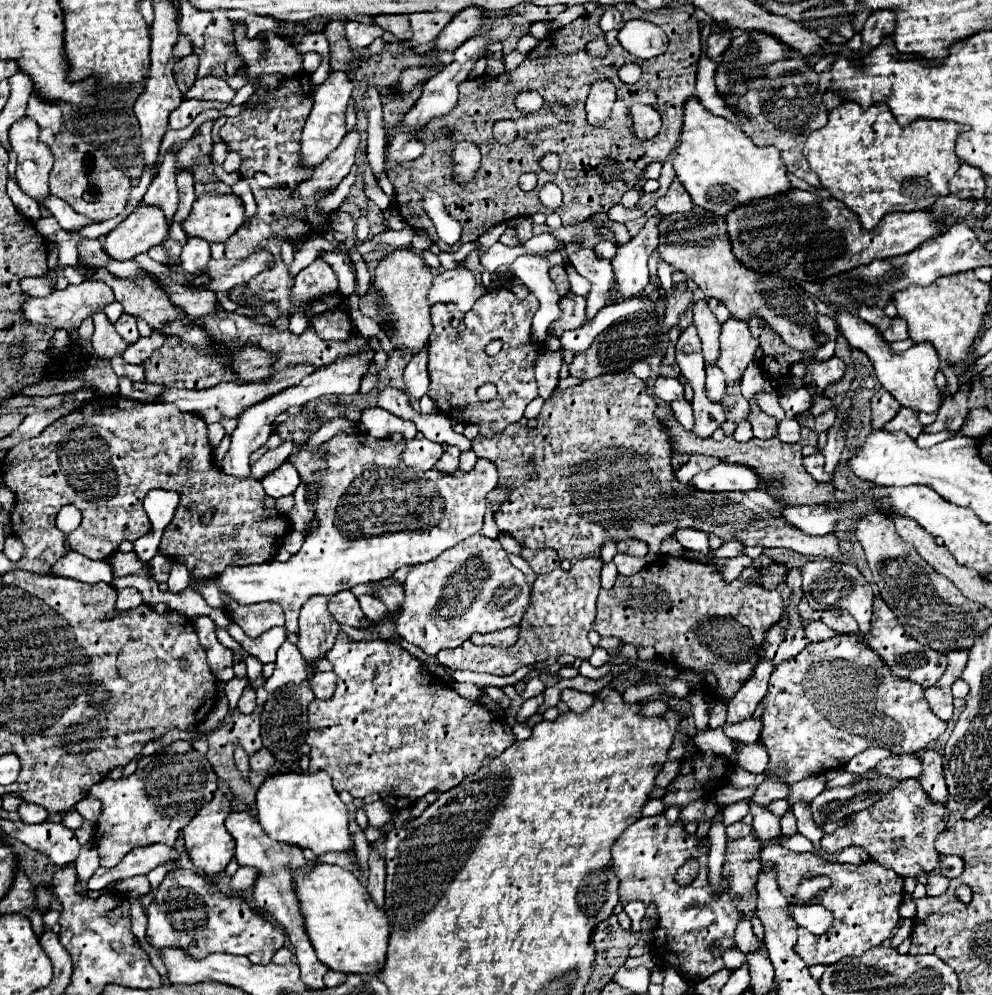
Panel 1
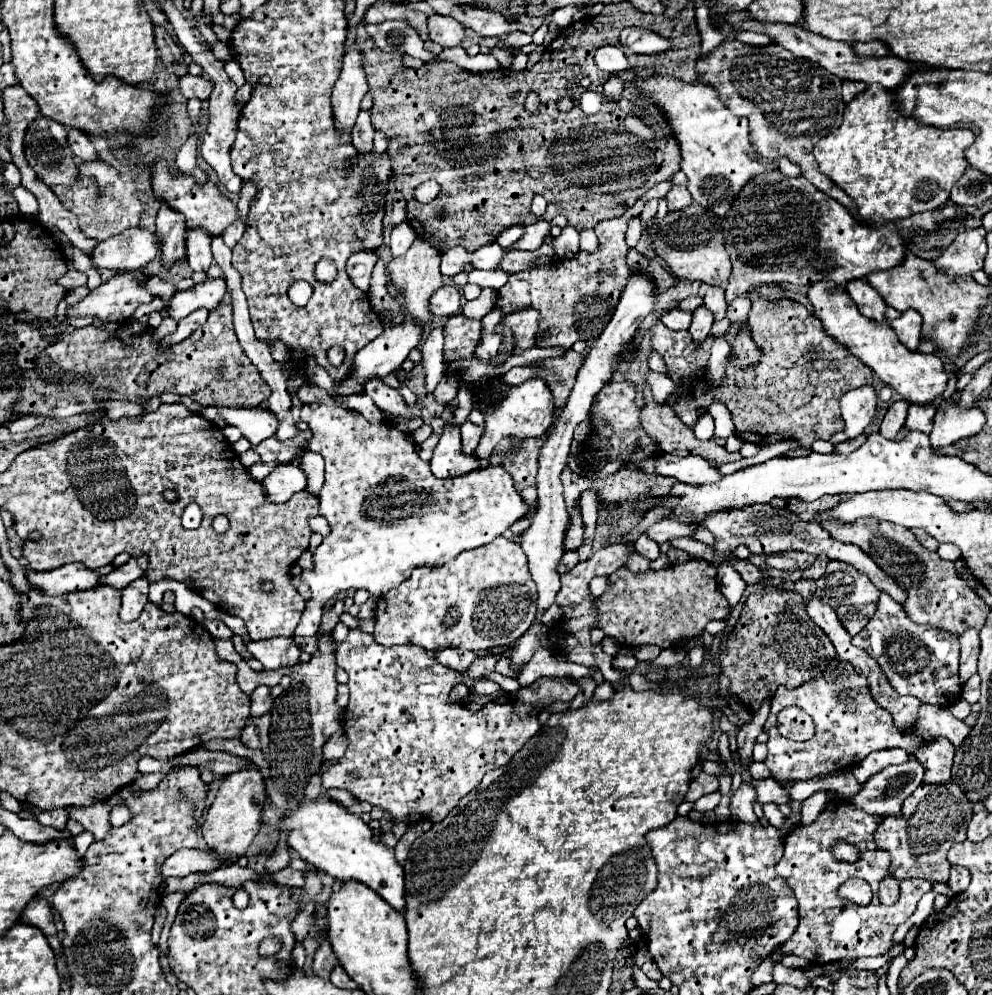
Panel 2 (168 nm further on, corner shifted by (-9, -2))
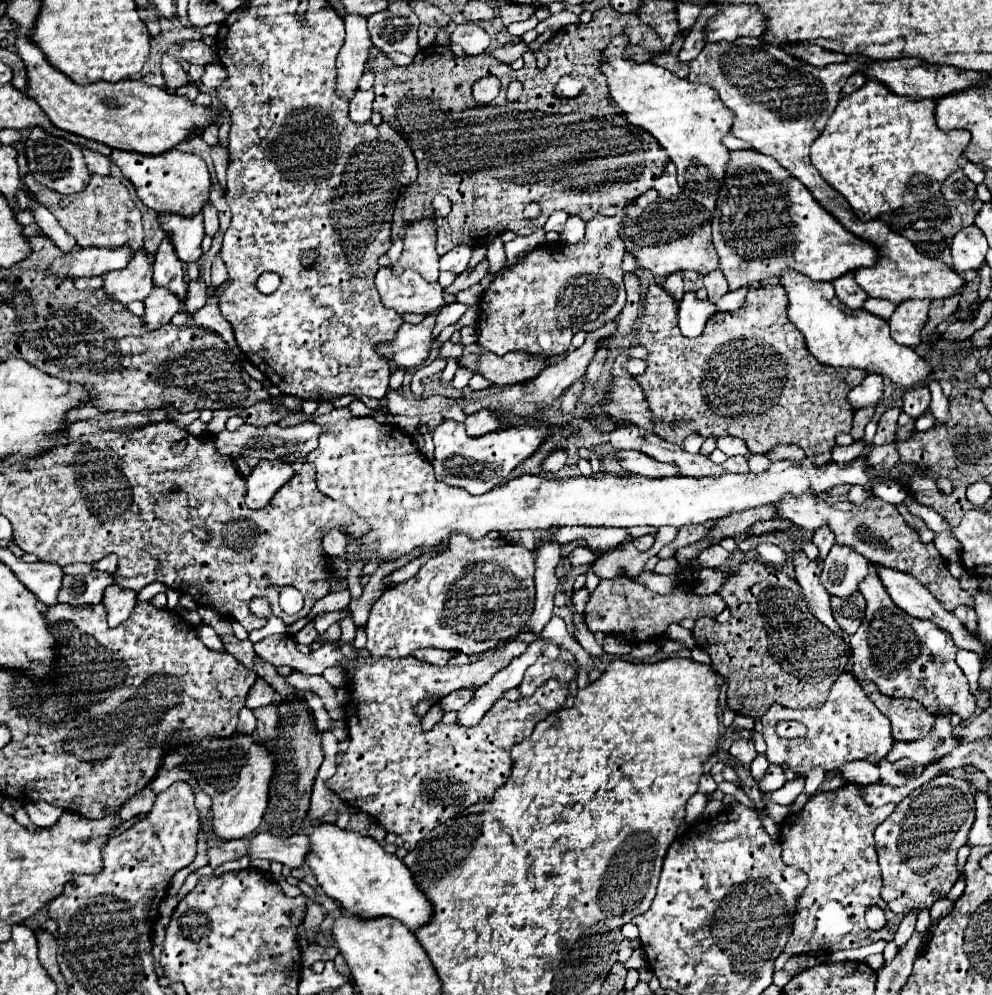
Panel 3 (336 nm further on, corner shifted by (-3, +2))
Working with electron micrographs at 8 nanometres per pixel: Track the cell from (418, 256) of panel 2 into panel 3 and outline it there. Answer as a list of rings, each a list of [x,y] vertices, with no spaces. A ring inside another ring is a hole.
[[[421,220],[407,224],[405,230],[405,248],[401,258],[393,264],[393,272],[401,274],[403,270],[415,270],[425,280],[439,278],[439,254],[435,252],[435,226],[433,220]]]

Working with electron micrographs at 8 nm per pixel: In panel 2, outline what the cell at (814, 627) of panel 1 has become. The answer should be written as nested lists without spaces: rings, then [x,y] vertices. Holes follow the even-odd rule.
[[[881,592],[877,612],[869,624],[857,636],[853,636],[853,644],[863,648],[875,662],[879,662],[897,694],[915,696],[933,706],[951,706],[959,700],[959,636],[937,630],[935,626],[911,622],[903,606],[889,594]]]

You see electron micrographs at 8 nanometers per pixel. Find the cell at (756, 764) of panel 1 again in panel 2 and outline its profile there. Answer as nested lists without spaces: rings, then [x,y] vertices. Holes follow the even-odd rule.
[[[755,780],[755,790],[757,790],[757,800],[761,804],[767,804],[767,802],[773,802],[773,804],[791,804],[789,802],[789,794],[773,780]]]

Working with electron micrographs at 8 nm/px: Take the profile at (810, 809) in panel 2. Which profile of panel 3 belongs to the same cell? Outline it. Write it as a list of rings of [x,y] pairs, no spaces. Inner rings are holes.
[[[813,768],[813,770],[807,774],[807,778],[805,778],[805,792],[807,792],[807,796],[813,796],[813,794],[817,792],[817,788],[821,786],[823,780],[825,780],[825,770]]]

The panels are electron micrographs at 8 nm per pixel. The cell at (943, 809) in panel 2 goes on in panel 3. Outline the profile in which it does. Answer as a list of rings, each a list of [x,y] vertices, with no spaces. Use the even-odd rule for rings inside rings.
[[[935,776],[903,798],[875,830],[875,846],[883,872],[881,898],[895,914],[925,910],[957,882],[957,850],[967,844],[975,820],[973,792],[967,780]]]

